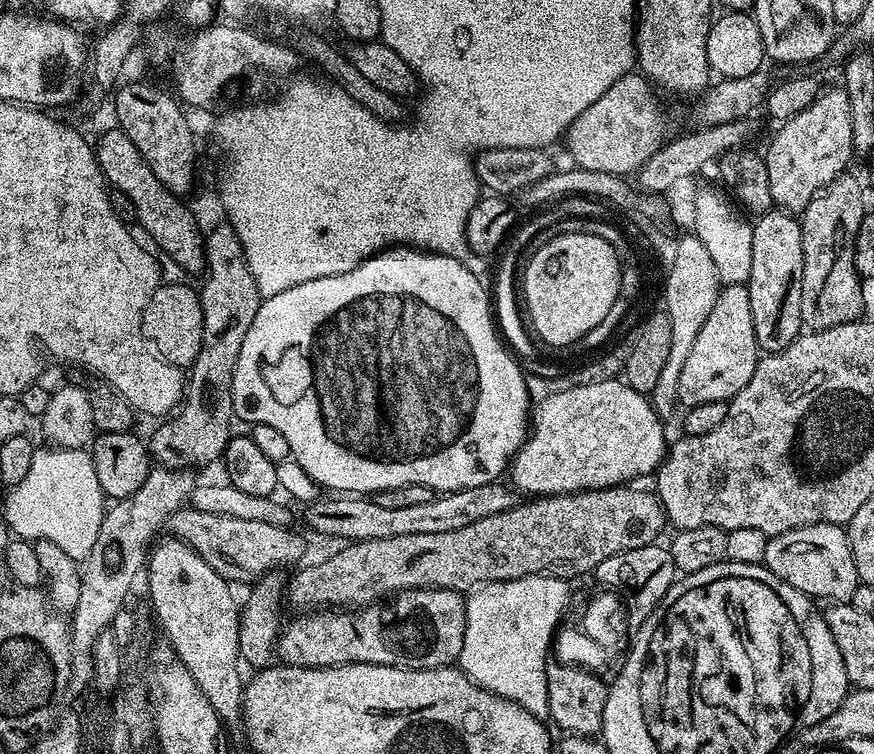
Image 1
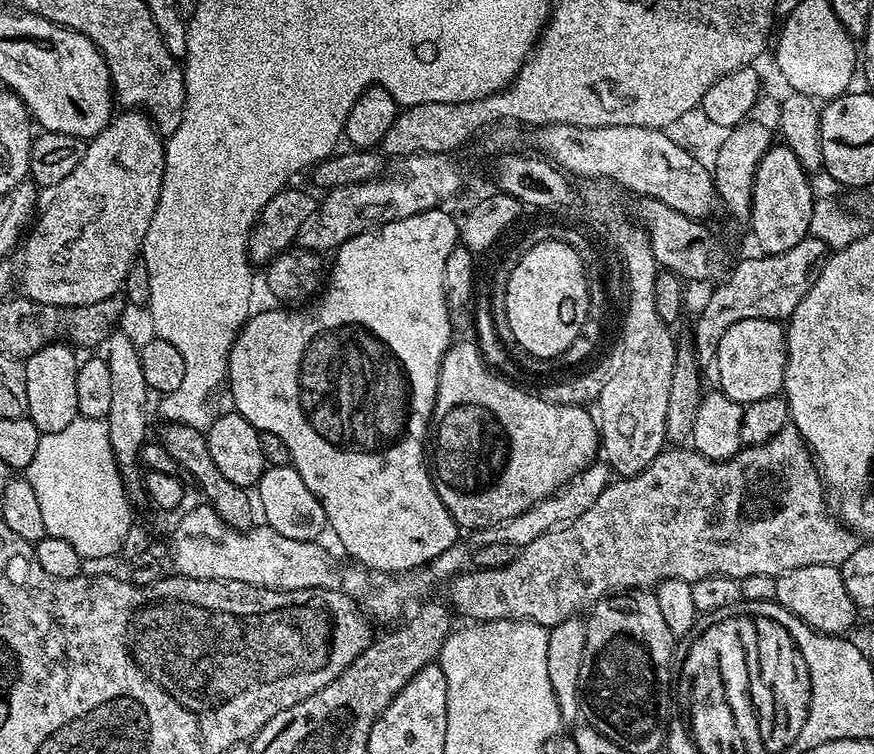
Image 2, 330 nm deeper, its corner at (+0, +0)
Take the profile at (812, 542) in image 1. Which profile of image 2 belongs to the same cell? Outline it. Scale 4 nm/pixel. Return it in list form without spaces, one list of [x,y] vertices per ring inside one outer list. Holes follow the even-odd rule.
[[[798,566],[775,577],[774,584],[776,584],[776,593],[774,593],[776,603],[781,604],[815,632],[825,636],[851,633],[848,631],[856,620],[858,609],[846,590],[846,582],[842,582],[839,567]]]

